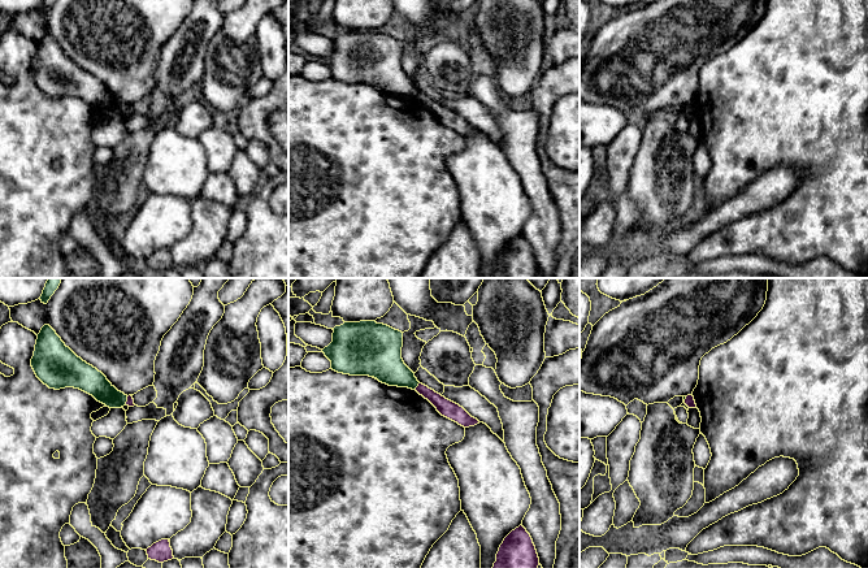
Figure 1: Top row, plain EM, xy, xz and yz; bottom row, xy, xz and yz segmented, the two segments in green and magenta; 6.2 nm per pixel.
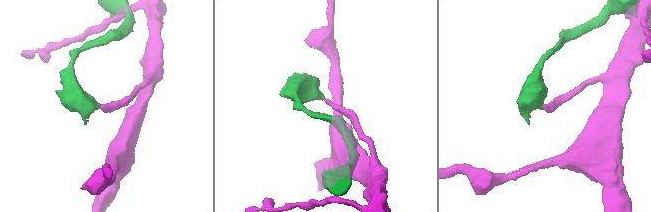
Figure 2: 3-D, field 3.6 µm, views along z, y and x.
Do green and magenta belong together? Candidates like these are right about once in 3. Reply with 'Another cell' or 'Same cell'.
Another cell

